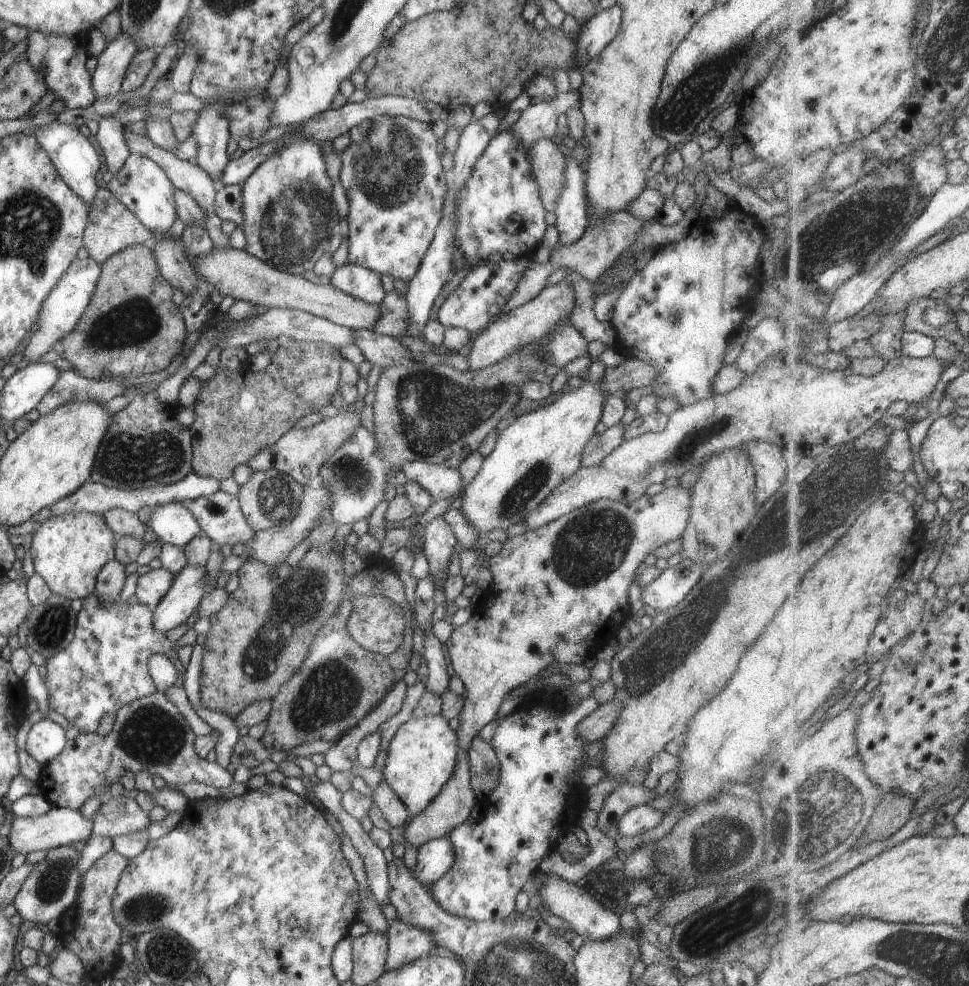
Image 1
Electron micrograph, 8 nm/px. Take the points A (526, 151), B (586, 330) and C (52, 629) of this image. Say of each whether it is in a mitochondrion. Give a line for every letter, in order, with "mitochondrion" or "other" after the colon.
A: other
B: other
C: mitochondrion

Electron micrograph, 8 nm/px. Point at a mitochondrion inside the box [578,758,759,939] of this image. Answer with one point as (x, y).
(716, 842)

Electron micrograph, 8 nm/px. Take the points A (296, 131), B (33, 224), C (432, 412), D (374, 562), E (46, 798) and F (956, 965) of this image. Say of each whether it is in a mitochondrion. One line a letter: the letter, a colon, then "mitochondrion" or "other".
A: other
B: mitochondrion
C: mitochondrion
D: other
E: other
F: mitochondrion

